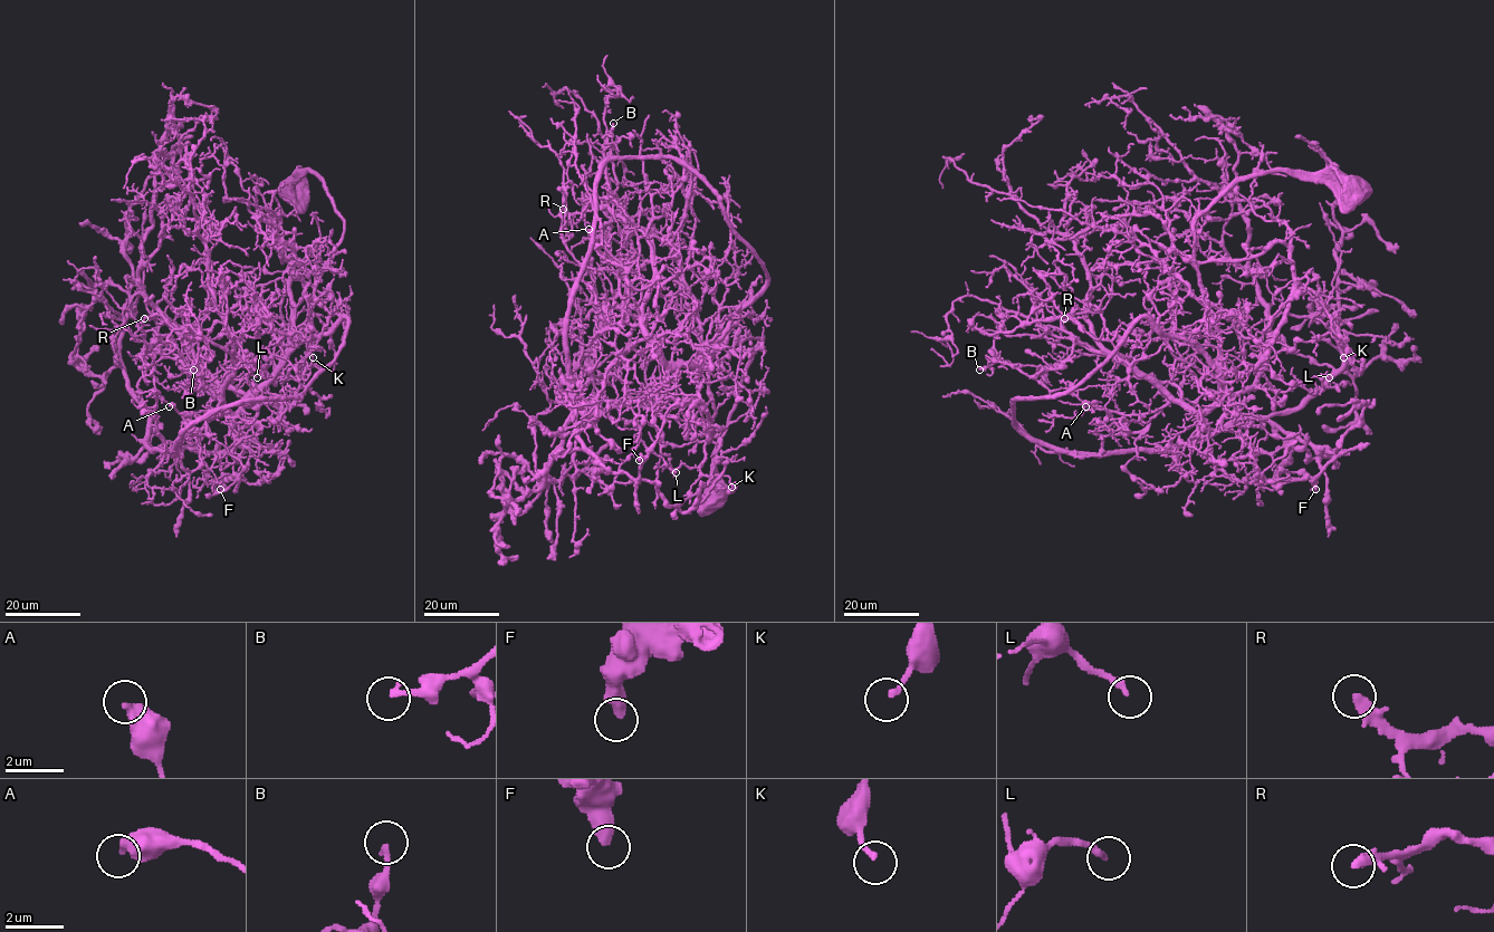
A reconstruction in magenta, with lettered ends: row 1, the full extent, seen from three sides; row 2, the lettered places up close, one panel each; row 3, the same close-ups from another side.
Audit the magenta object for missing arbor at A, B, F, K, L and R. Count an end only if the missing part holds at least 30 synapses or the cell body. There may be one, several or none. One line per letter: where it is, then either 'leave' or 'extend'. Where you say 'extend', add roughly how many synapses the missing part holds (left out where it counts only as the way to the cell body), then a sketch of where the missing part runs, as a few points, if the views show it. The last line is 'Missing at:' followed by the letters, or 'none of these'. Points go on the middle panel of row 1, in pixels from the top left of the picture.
A: at (589, 229); leave
B: at (613, 123); extend; about 35 synapses; missing branch runs (613, 123), (592, 95)
F: at (639, 460); leave
K: at (731, 487); extend; about 40 synapses; missing branch runs (731, 487), (734, 467), (714, 472), (704, 470)
L: at (676, 472); leave
R: at (563, 209); extend; about 40 synapses; missing branch runs (563, 209), (552, 202), (538, 203), (532, 189), (534, 174), (532, 159)
Missing at: B, K, R

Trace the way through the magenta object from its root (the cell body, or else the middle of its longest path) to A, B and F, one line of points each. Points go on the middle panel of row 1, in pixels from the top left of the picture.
A: (715, 499), (715, 449), (763, 337), (716, 363), (667, 362), (626, 271), (589, 229)
B: (715, 499), (715, 449), (763, 337), (716, 363), (664, 361), (643, 324), (650, 243), (607, 202), (613, 123)
F: (715, 499), (715, 449), (763, 337), (657, 378), (660, 391), (700, 397), (668, 409), (639, 460)

